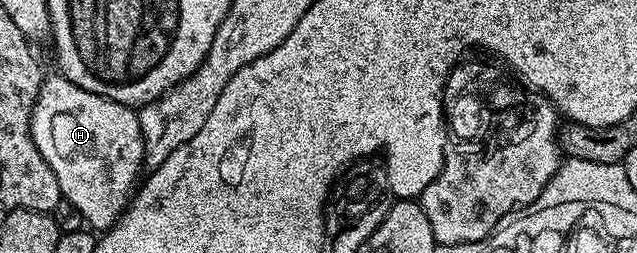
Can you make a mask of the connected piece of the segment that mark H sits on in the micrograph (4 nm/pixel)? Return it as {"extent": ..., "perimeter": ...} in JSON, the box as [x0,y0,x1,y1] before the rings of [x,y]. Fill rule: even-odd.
{"extent":[29,72,145,232],"perimeter":[[[54,72],[50,78],[48,75],[41,83],[41,91],[37,94],[29,121],[29,134],[43,160],[47,160],[51,172],[55,172],[62,199],[69,201],[74,211],[89,221],[86,222],[88,229],[94,232],[111,229],[134,197],[139,182],[137,173],[142,173],[145,160],[145,145],[137,115],[134,107],[124,106],[95,92],[87,92],[87,88],[79,88],[79,84],[67,80],[60,72]]]}

